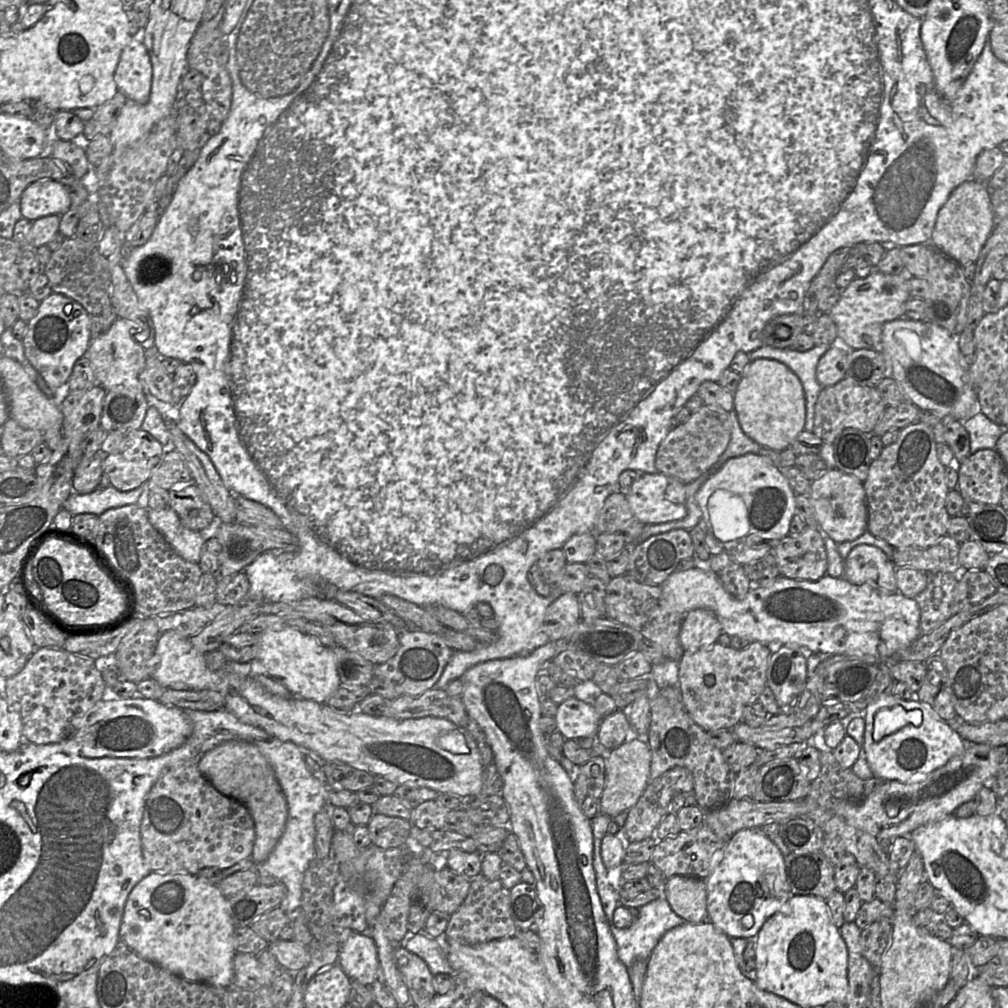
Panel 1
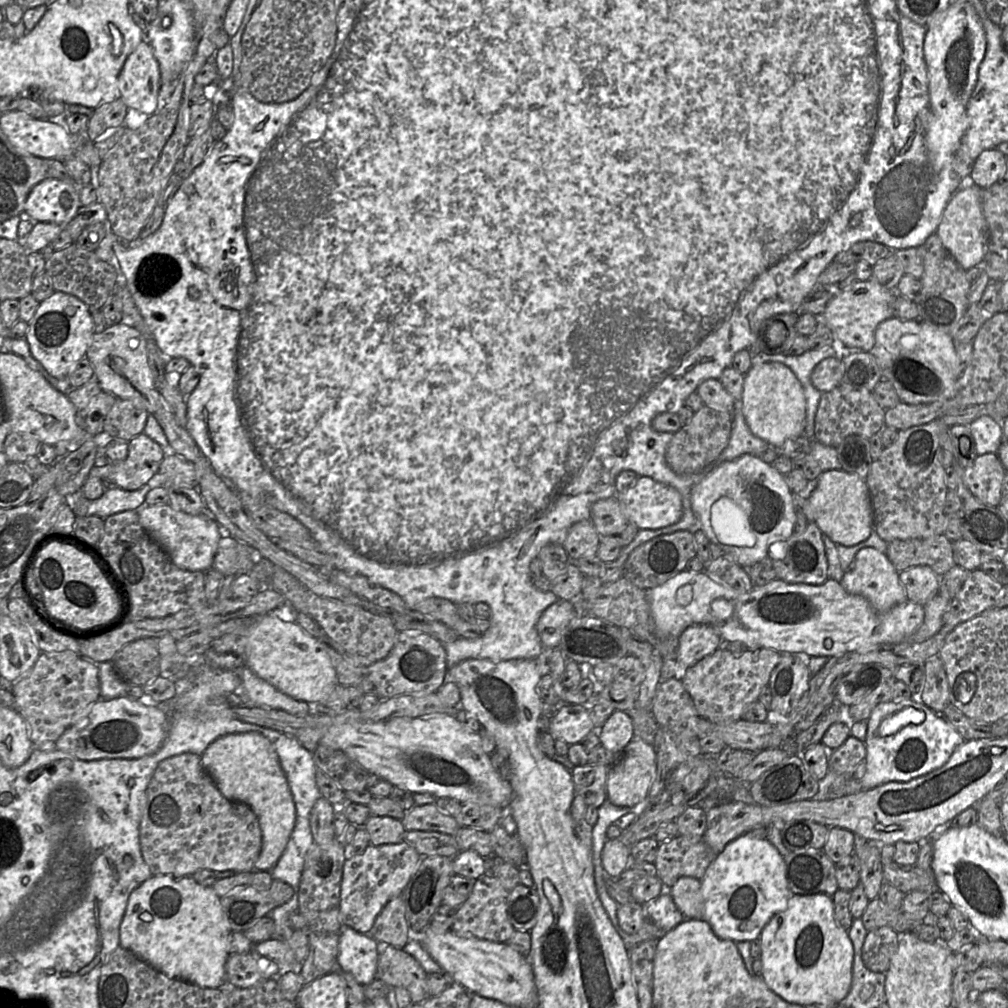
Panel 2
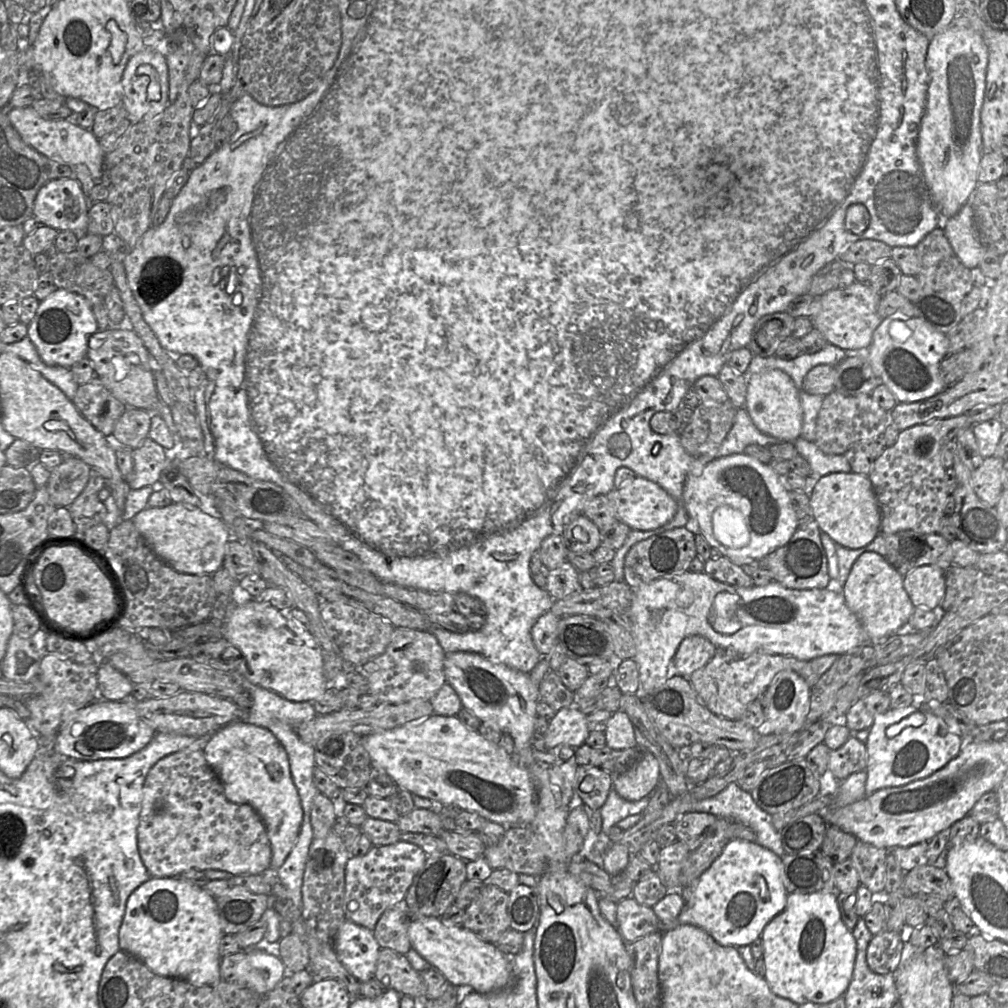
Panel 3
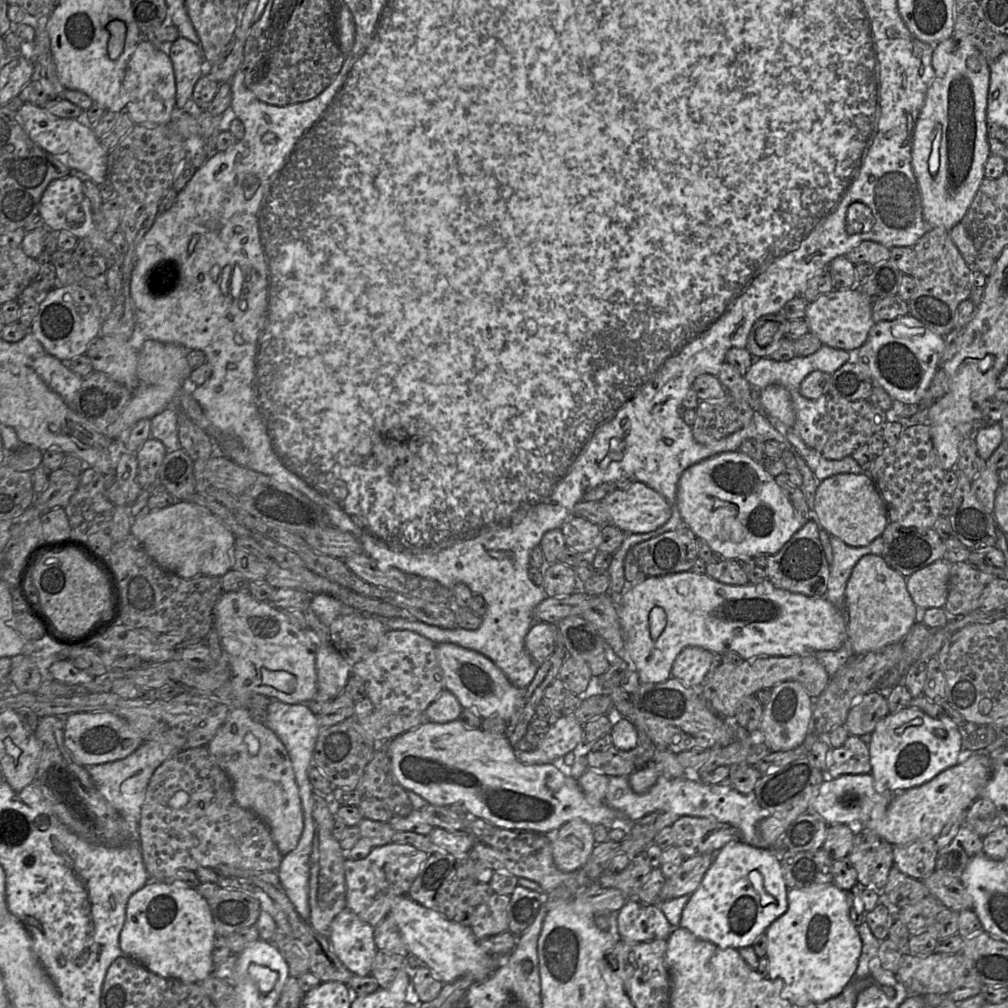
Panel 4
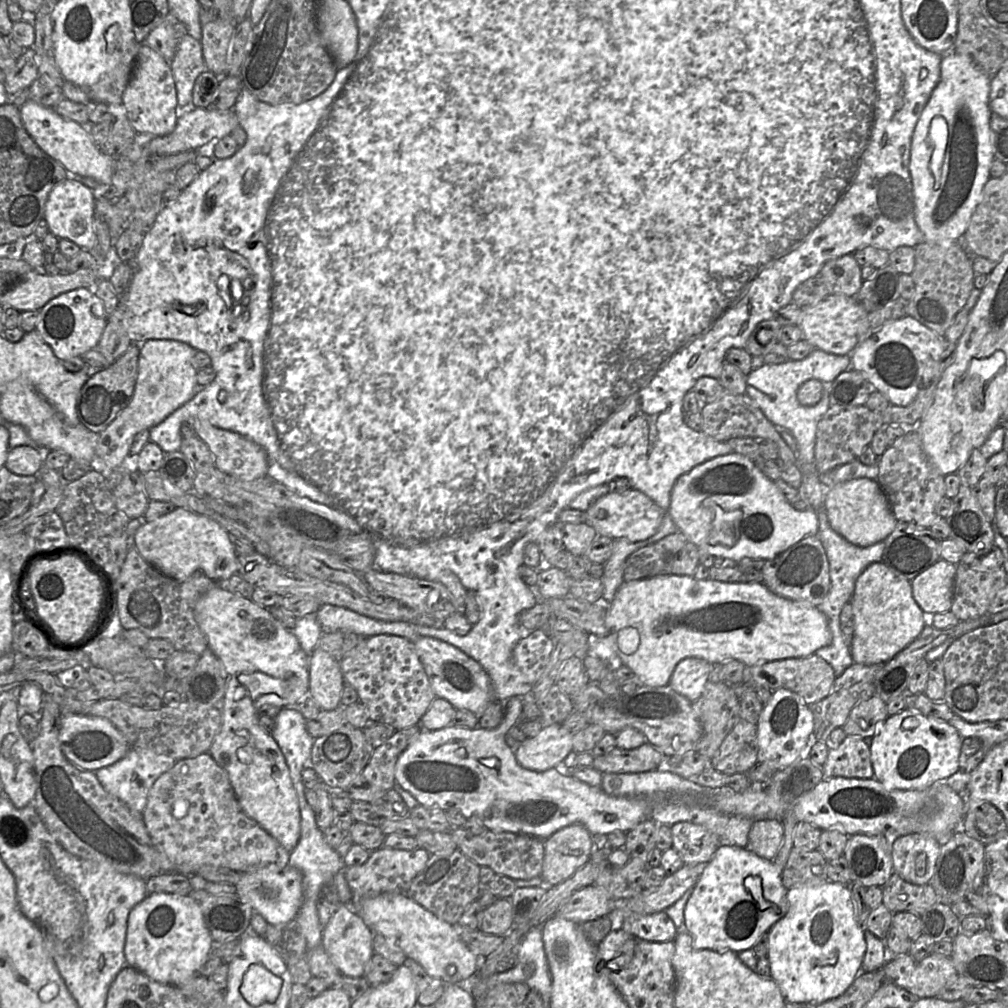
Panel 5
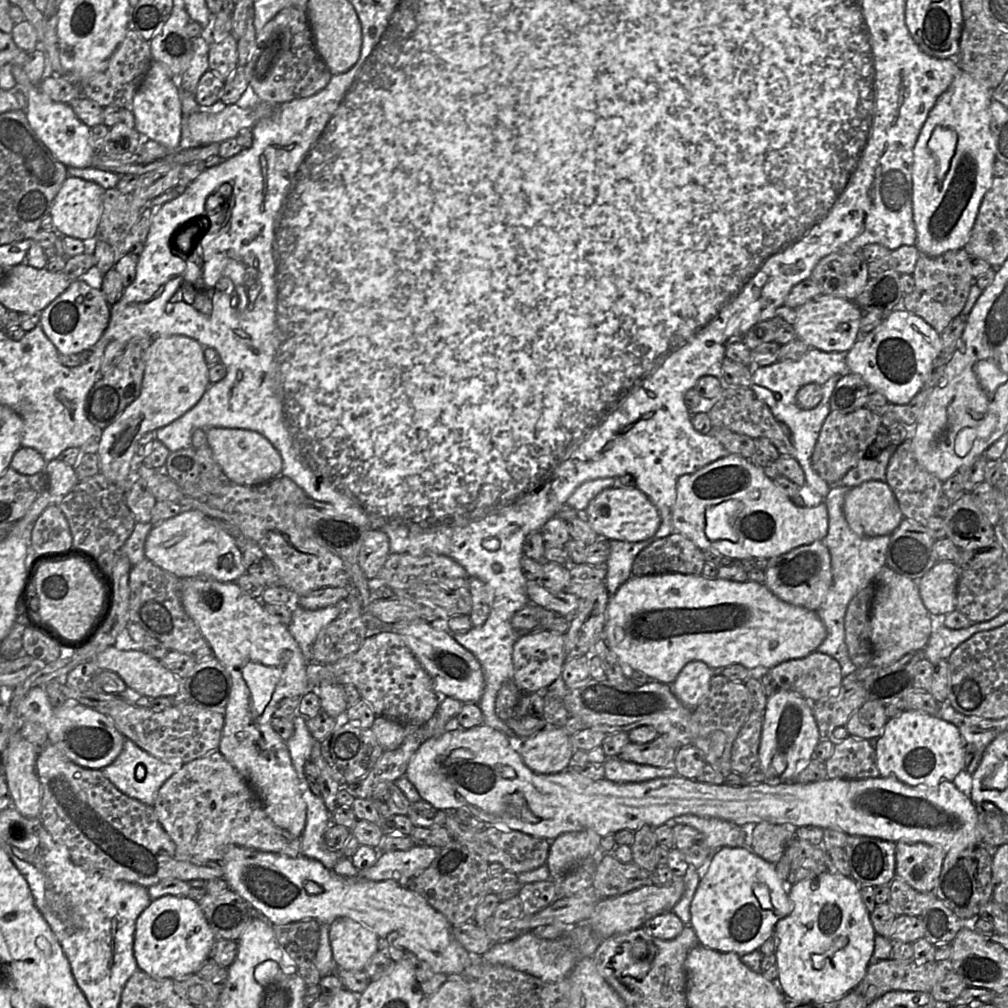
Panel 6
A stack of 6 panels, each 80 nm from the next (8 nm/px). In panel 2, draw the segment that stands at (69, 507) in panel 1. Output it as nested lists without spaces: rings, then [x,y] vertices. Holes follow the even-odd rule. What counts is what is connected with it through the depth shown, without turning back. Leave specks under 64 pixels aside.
[[[149,483],[137,490],[123,490],[117,486],[106,489],[98,499],[88,499],[87,515],[97,515],[103,519],[110,515],[127,510],[136,510],[150,491]]]

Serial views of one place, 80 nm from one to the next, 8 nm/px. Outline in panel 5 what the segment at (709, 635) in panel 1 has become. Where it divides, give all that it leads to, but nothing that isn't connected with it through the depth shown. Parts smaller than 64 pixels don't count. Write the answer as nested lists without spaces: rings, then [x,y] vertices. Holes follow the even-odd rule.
[[[697,657],[682,659],[675,666],[669,685],[691,702],[697,701],[709,680],[712,664]]]

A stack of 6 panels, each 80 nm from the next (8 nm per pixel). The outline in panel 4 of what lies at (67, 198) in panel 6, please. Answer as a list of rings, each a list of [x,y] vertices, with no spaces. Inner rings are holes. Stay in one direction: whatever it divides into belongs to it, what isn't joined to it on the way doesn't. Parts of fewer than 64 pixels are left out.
[[[67,176],[52,181],[39,204],[39,216],[52,231],[67,231],[85,239],[95,227],[94,212],[84,192],[83,181]]]

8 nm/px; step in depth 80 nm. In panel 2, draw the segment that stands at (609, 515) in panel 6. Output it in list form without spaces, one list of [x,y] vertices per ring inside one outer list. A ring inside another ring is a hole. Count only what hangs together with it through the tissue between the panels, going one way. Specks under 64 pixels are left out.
[[[638,476],[634,484],[616,496],[625,515],[640,530],[670,526],[683,514],[680,493],[647,476]]]

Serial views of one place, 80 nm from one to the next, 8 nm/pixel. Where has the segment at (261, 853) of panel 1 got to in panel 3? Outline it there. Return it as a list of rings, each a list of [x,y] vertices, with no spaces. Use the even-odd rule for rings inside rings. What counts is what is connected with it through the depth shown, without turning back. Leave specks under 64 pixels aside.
[[[234,721],[212,734],[204,749],[205,759],[219,777],[229,801],[252,806],[262,818],[271,845],[271,869],[278,869],[291,852],[303,821],[303,809],[297,788],[292,780],[286,750],[274,736],[264,728],[244,721]]]

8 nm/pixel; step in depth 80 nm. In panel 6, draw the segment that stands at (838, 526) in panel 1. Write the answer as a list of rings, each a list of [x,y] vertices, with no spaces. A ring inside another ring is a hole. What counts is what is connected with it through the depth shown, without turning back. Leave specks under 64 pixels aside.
[[[867,481],[850,488],[845,495],[843,512],[850,529],[860,537],[891,535],[904,518],[890,486],[881,481]]]

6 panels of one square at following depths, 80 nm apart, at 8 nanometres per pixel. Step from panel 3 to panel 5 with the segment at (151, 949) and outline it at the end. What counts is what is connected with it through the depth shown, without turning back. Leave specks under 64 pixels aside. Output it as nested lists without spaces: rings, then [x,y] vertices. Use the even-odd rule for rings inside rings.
[[[158,892],[136,904],[127,916],[124,957],[129,965],[155,981],[180,985],[200,971],[215,941],[201,910],[190,895]]]

